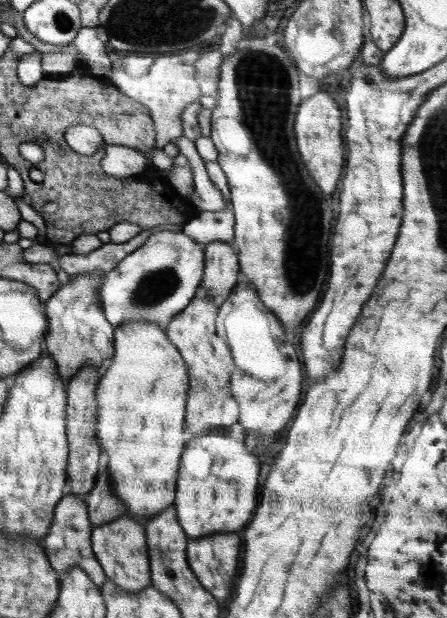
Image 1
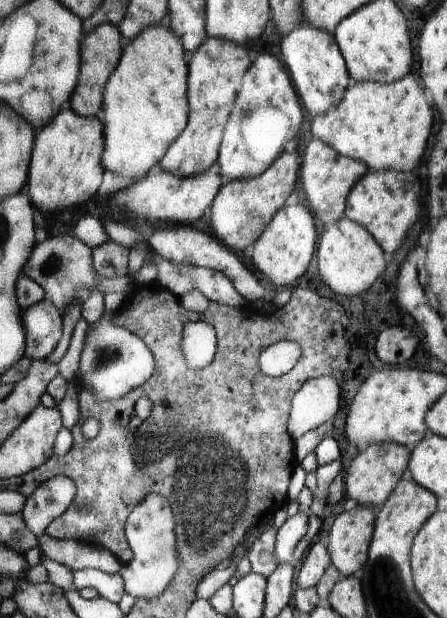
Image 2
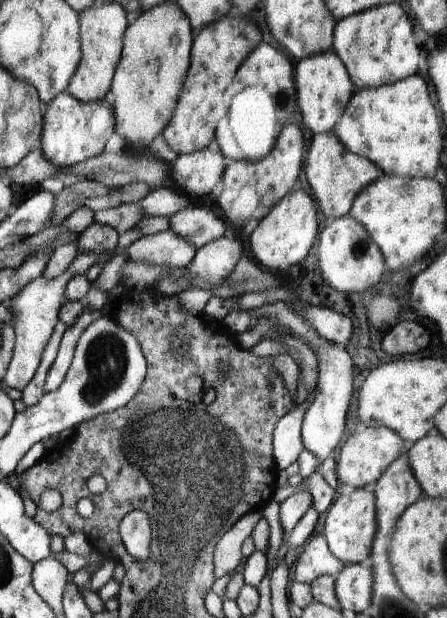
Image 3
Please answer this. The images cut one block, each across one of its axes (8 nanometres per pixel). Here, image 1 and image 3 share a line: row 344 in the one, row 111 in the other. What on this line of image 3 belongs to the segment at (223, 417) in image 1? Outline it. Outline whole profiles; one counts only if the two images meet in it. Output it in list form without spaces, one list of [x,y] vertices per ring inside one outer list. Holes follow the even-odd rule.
[[[230,13],[216,22],[203,26],[201,32],[195,36],[192,43],[190,70],[183,84],[182,92],[178,95],[178,102],[174,110],[174,118],[170,119],[170,126],[164,129],[164,138],[168,148],[178,155],[196,153],[205,149],[214,140],[216,122],[226,112],[222,102],[222,94],[228,88],[238,66],[244,58],[262,42],[262,36],[256,24],[246,20],[248,16]]]

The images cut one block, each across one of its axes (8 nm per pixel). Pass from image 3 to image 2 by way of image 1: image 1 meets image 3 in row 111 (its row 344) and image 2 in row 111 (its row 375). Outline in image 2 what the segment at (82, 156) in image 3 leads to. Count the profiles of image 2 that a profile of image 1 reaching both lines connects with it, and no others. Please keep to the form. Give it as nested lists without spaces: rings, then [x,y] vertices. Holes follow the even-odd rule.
[[[65,105],[33,140],[25,193],[33,206],[58,212],[92,200],[98,194],[103,174],[104,126],[96,117],[82,118]]]

